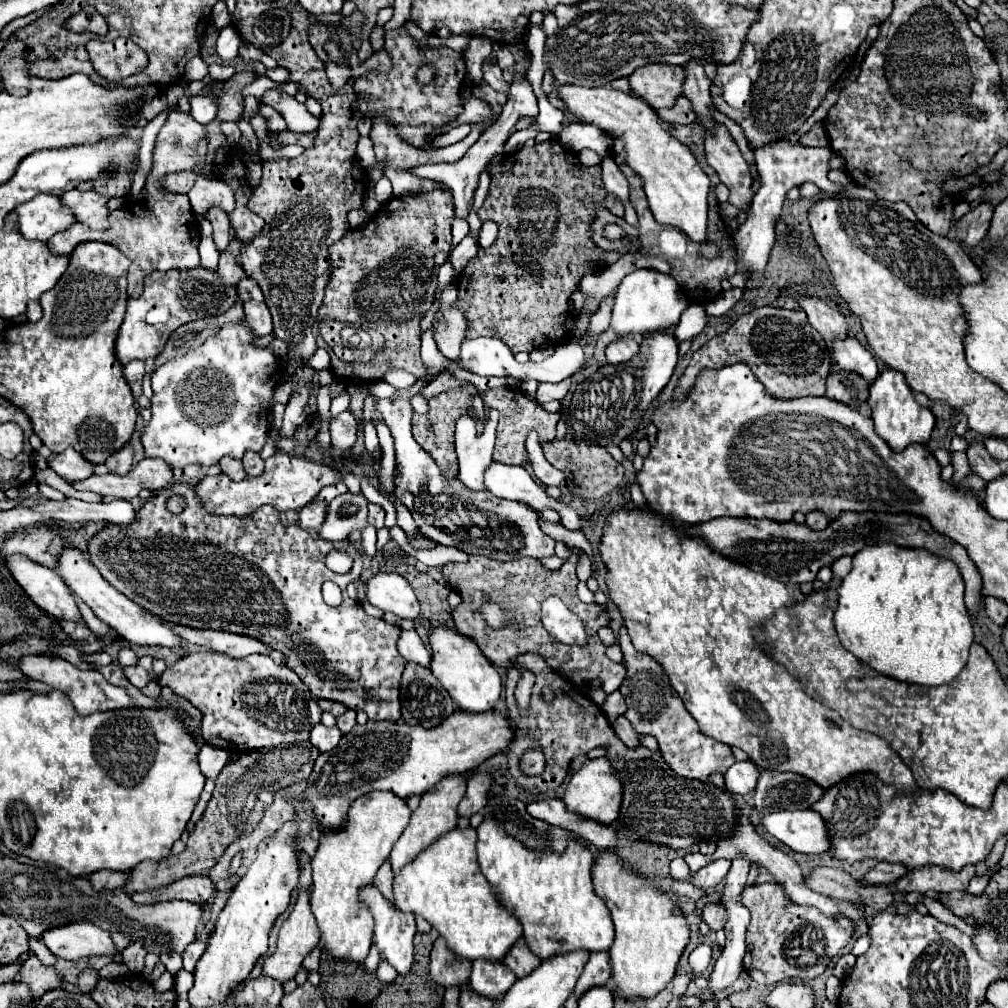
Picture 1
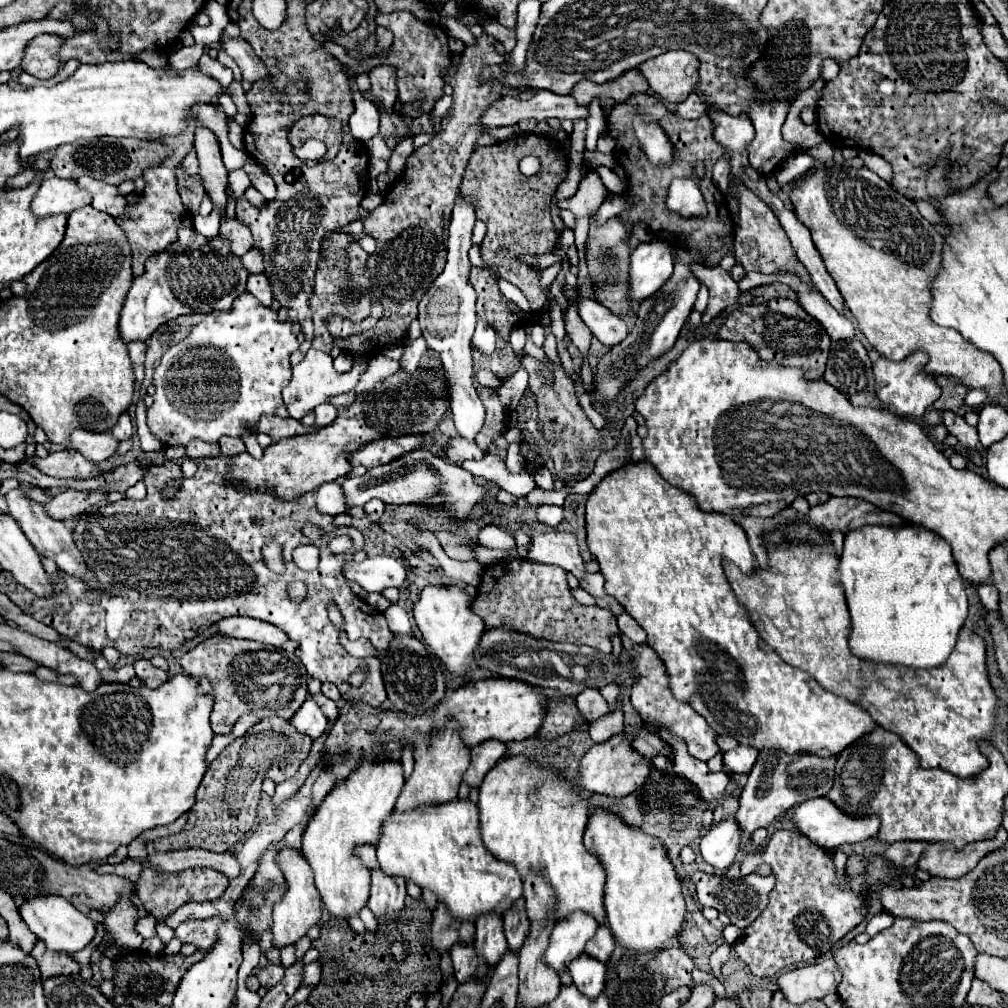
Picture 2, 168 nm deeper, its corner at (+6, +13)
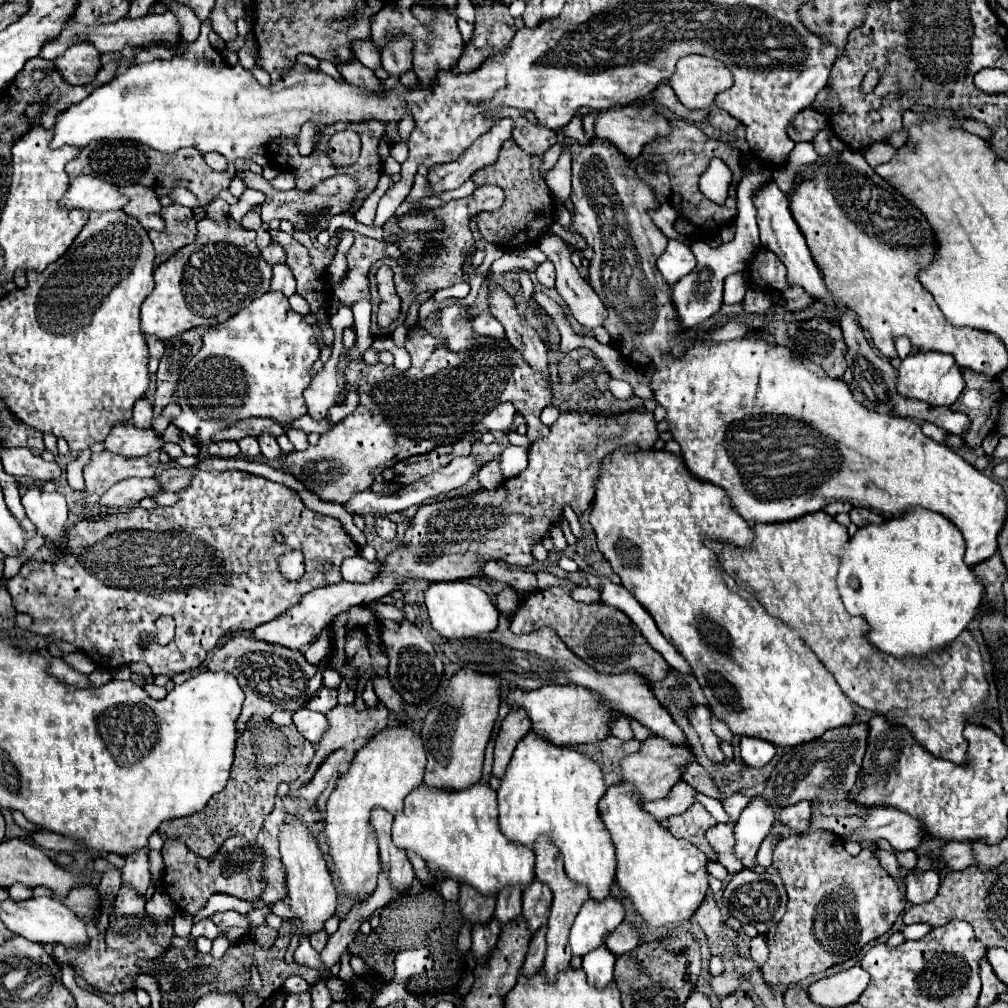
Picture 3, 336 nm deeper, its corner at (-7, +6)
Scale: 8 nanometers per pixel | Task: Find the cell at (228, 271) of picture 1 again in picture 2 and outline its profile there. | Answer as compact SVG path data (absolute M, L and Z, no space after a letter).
M226 217L222 221L220 235L222 237L228 237L232 241L232 253L236 253L238 257L242 257L254 245L254 239L252 239L250 229L244 223L240 223L238 219L228 219Z

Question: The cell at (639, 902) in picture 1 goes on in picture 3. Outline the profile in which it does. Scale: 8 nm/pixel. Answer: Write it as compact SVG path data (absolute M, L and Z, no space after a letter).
M625 782L607 788L599 800L599 814L617 848L617 886L633 902L645 926L677 928L687 922L709 890L705 854L691 842L673 838L641 808L633 788Z

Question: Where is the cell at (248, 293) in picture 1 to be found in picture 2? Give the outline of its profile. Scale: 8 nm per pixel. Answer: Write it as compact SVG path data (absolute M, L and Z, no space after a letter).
M252 247L252 249L242 257L242 261L244 261L244 267L246 267L250 273L262 273L262 271L264 271L264 257L262 257L262 251L260 251L260 249L256 251L256 247Z

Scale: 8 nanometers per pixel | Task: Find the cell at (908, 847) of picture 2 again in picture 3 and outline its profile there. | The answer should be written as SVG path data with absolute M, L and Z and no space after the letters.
M943 844L939 860L945 862L949 870L965 870L973 864L971 844Z

